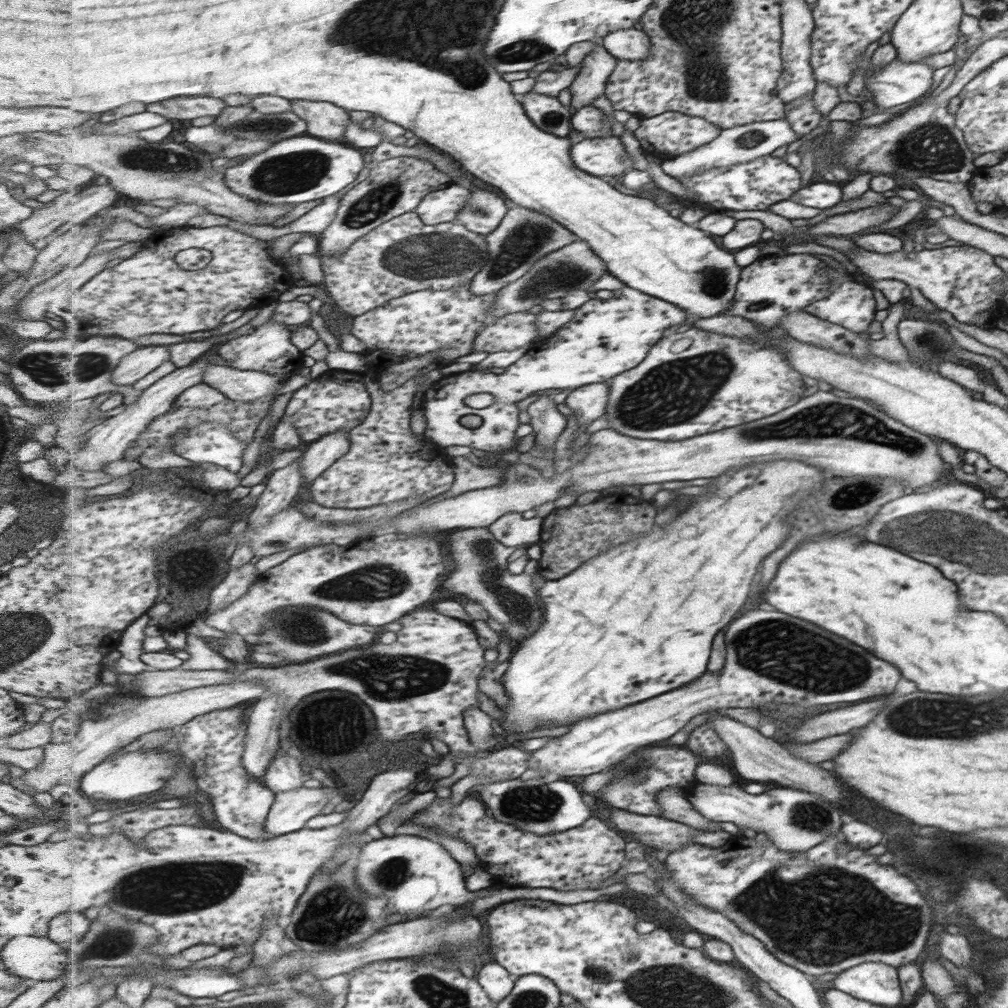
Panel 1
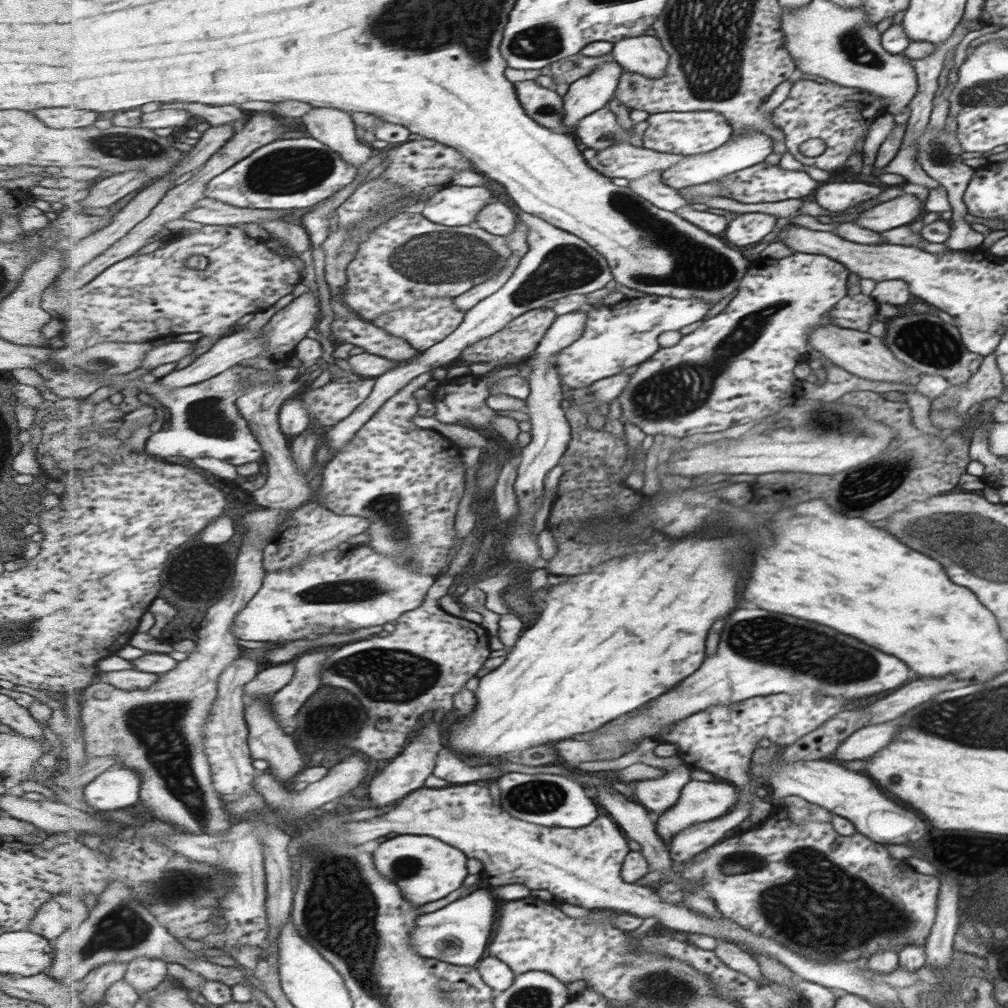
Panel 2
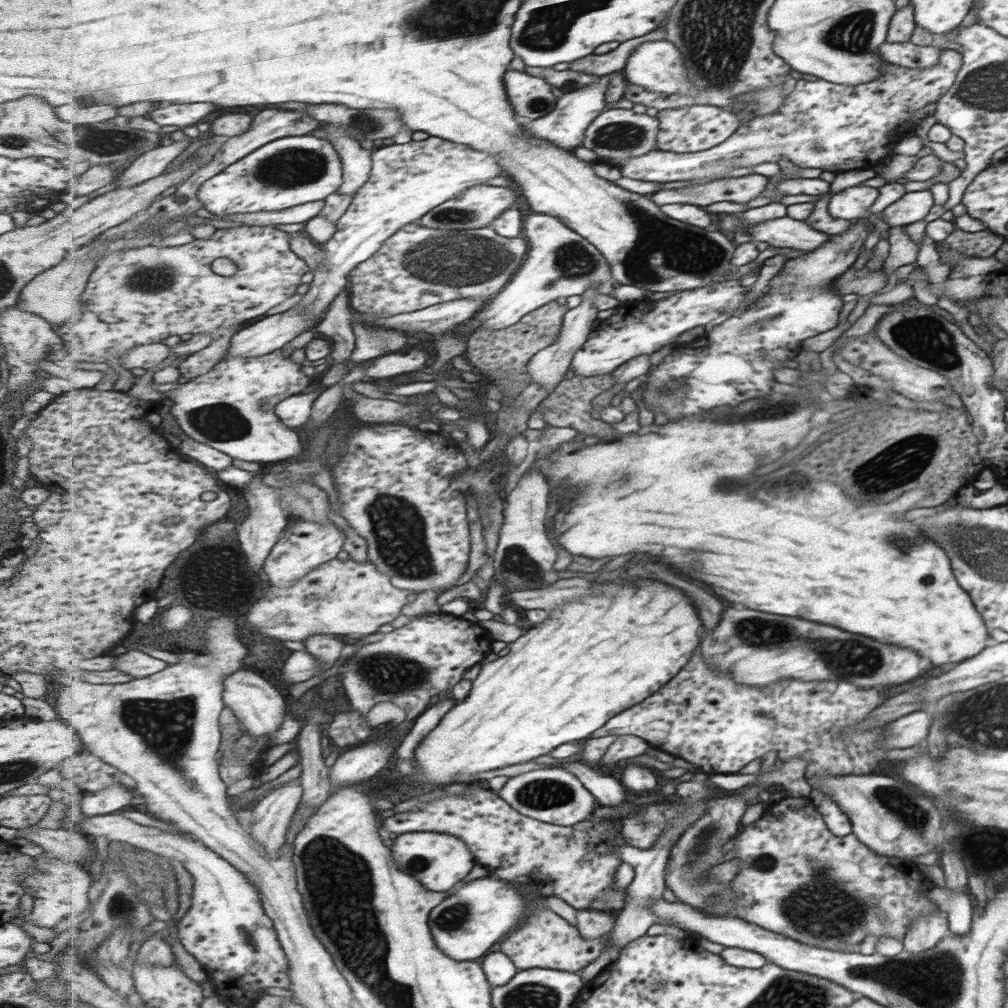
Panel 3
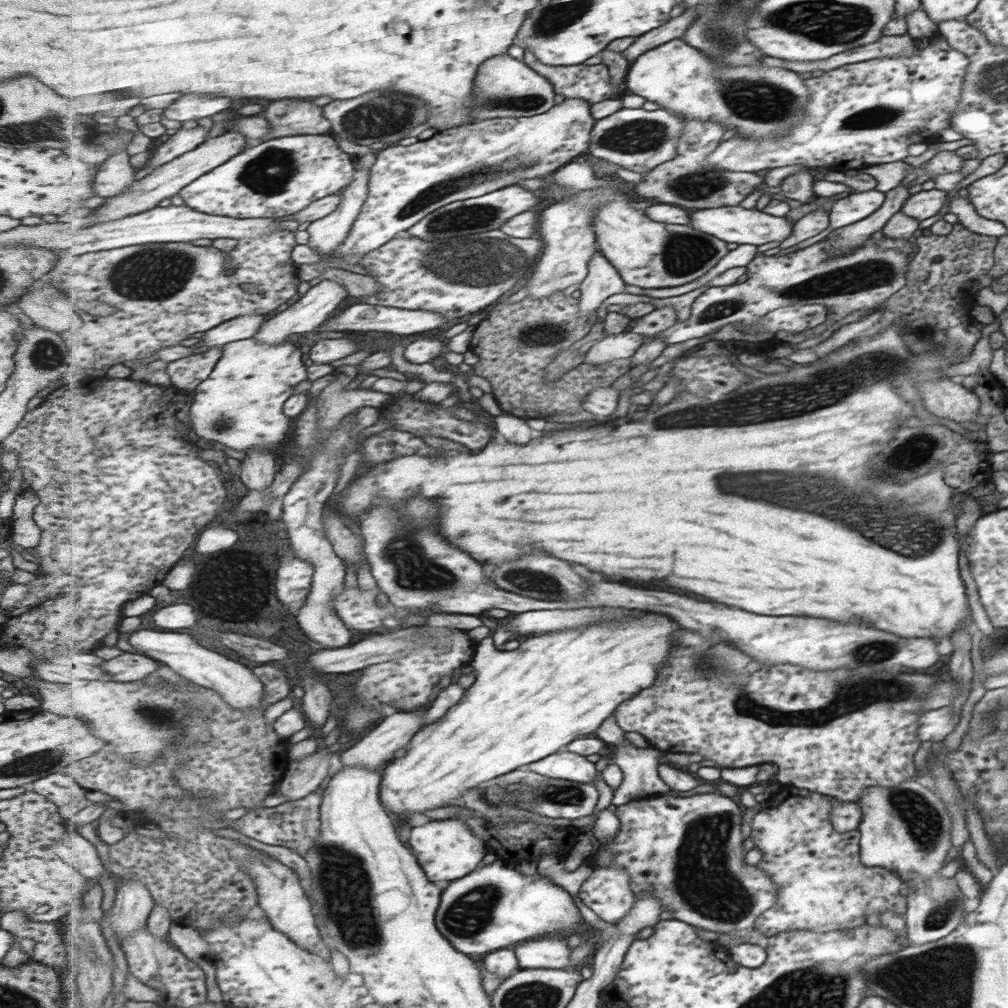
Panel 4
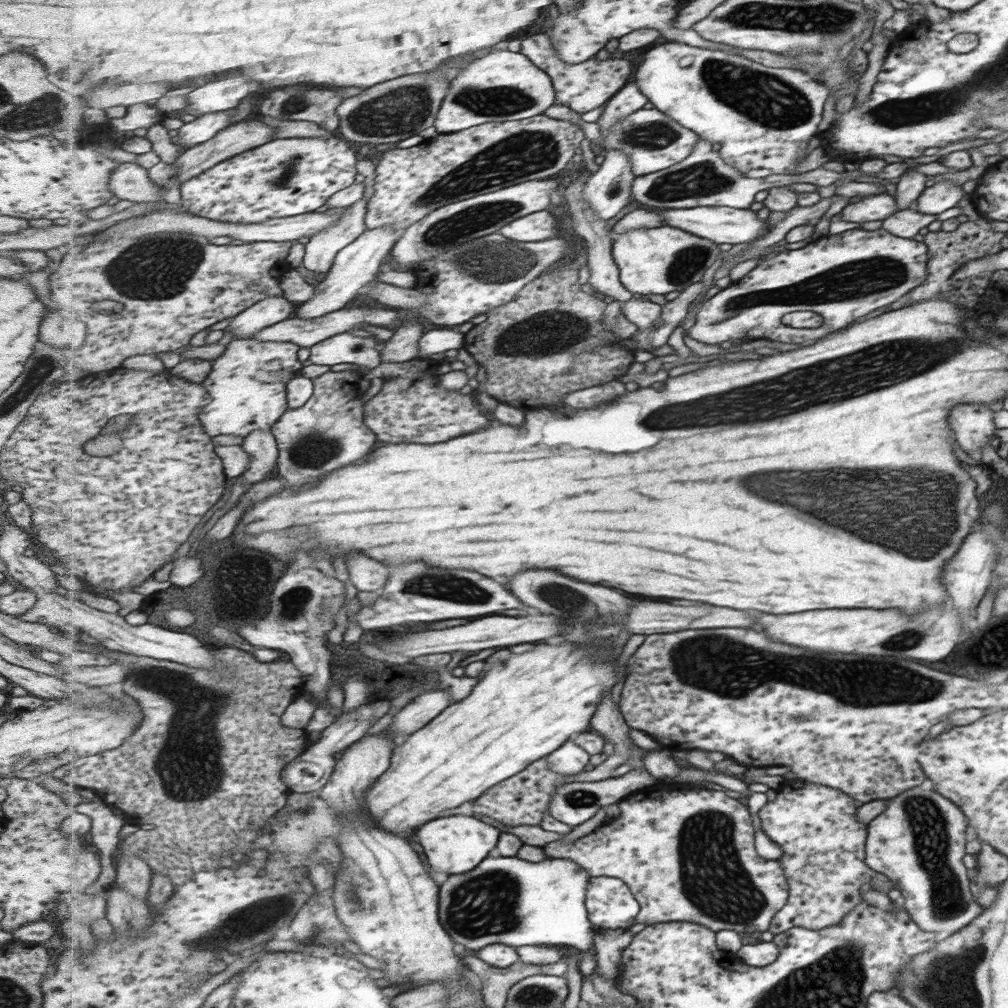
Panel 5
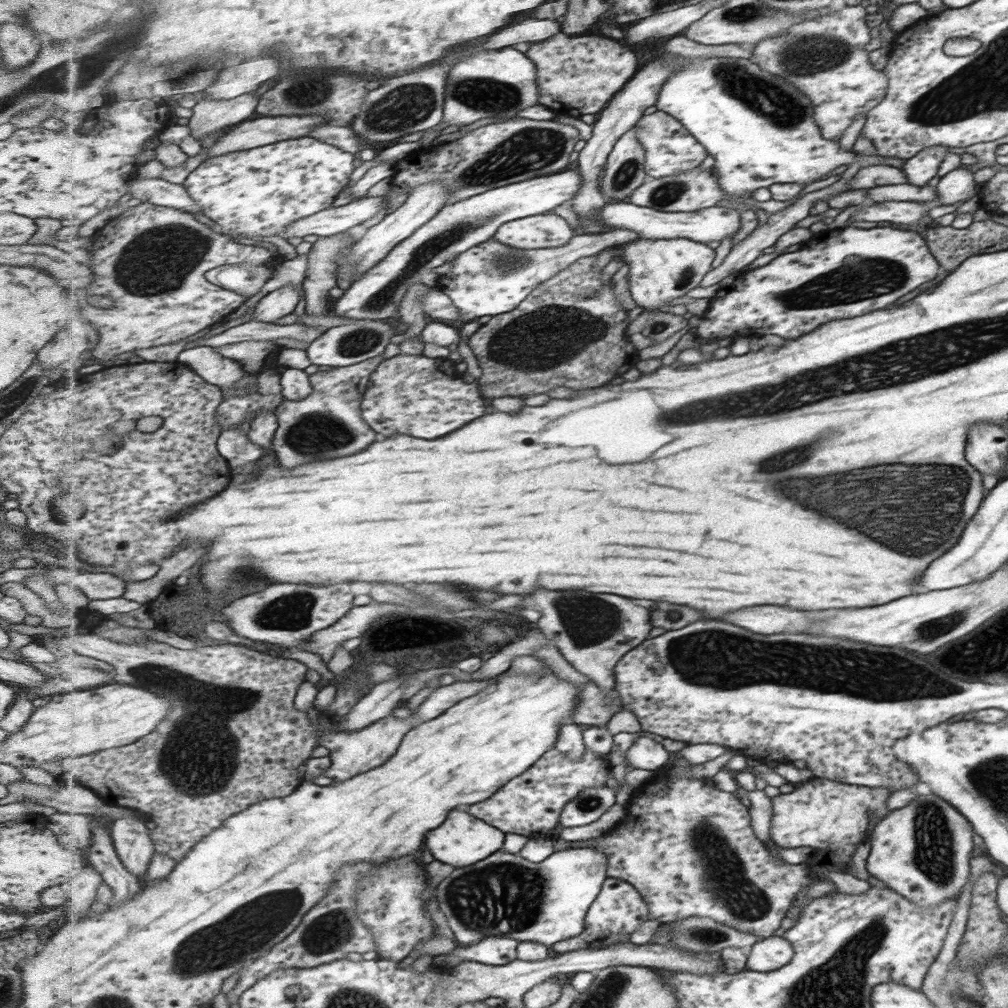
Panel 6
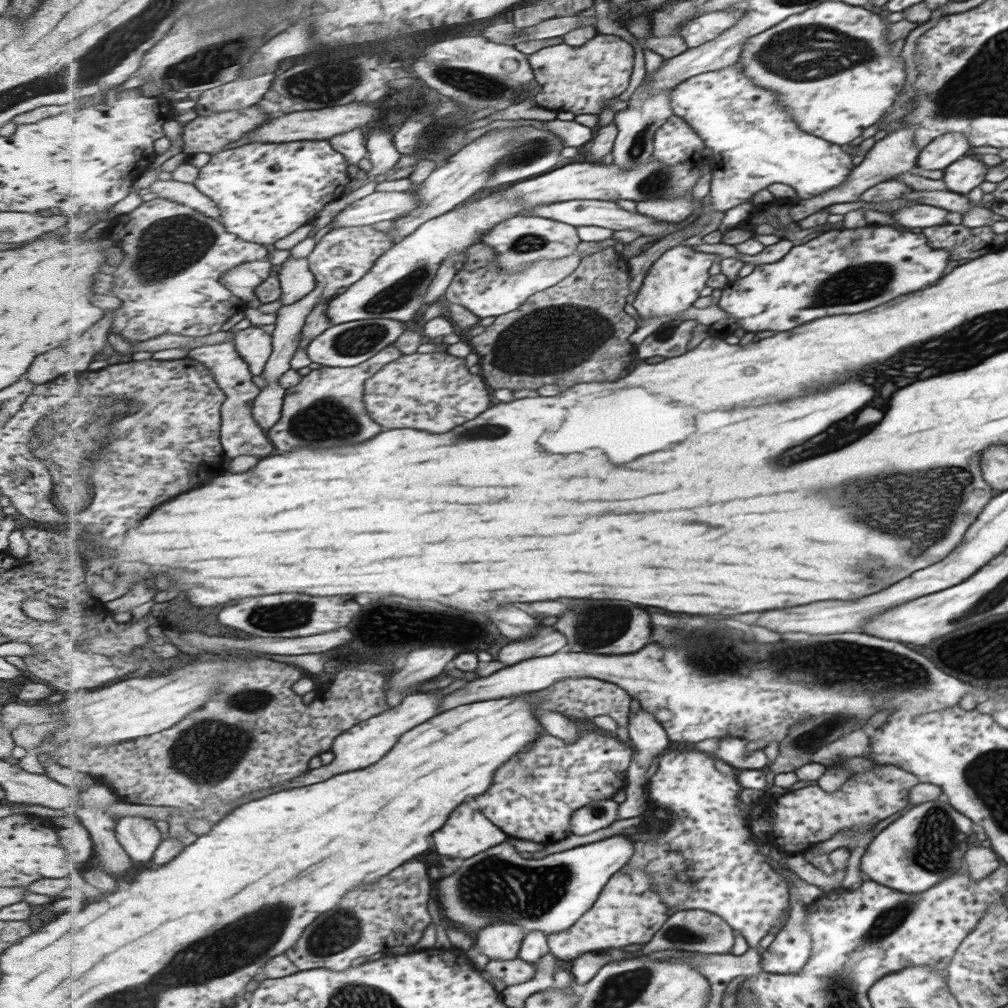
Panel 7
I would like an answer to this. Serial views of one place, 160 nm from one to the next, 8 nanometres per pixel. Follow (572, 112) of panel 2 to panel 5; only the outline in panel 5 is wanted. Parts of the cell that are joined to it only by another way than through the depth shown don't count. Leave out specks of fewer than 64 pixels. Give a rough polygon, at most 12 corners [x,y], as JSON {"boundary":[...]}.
{"boundary":[[540,114],[383,153],[369,230],[555,178],[585,140]]}

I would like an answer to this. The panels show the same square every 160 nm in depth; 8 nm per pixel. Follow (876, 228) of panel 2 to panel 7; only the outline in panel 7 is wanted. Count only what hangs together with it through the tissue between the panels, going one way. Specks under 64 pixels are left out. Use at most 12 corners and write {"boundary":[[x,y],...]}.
{"boundary":[[967,153],[944,168],[947,191],[966,196],[987,166]]}

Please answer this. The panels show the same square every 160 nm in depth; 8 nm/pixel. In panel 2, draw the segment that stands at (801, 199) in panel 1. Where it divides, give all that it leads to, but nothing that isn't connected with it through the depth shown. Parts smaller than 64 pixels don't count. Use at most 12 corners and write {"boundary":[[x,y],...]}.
{"boundary":[[827,181],[812,202],[843,212],[881,192],[861,182]]}

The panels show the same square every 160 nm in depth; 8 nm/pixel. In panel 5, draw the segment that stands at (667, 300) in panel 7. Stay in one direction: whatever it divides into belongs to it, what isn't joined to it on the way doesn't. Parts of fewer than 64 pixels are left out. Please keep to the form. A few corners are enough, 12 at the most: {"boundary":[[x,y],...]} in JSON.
{"boundary":[[671,226],[614,236],[636,296],[682,293],[726,256]]}

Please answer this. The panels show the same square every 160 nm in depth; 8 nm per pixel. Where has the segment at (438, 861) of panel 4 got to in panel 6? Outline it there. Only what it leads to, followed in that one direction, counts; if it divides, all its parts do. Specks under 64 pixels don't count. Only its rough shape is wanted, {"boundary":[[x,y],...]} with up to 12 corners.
{"boundary":[[453,810],[429,834],[437,860],[461,868],[503,850],[506,833]]}

